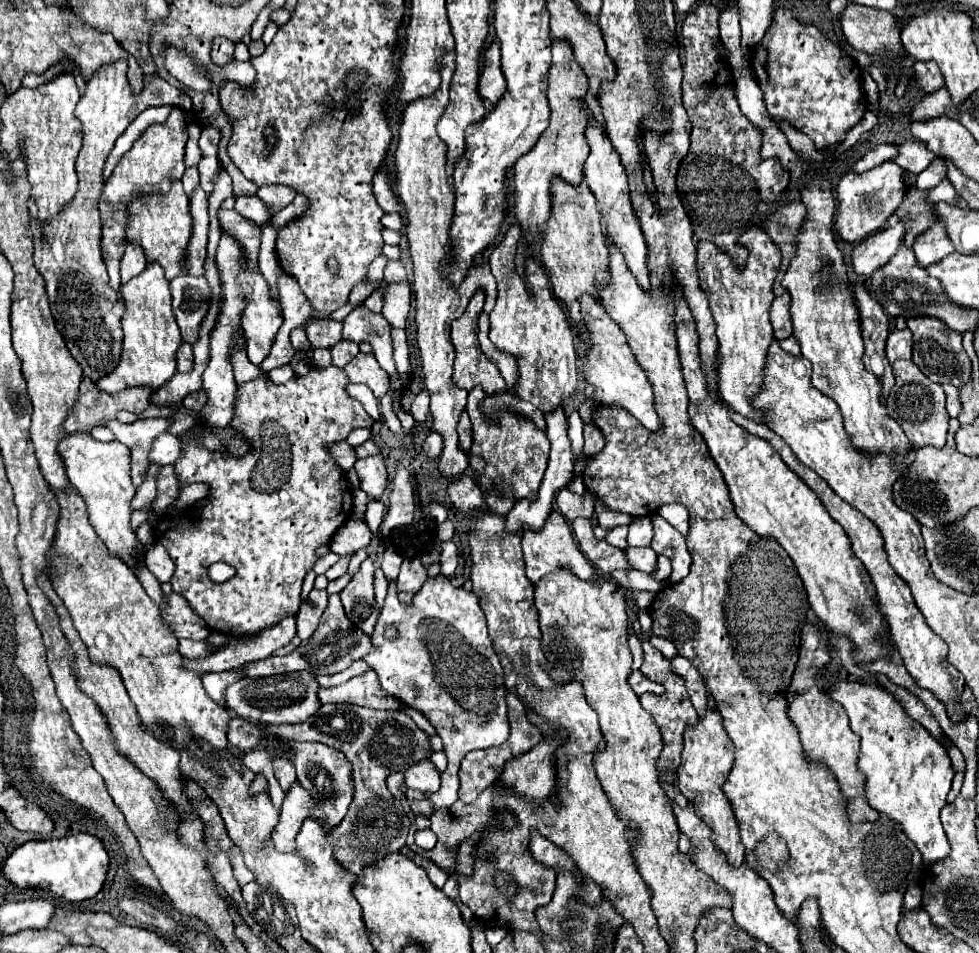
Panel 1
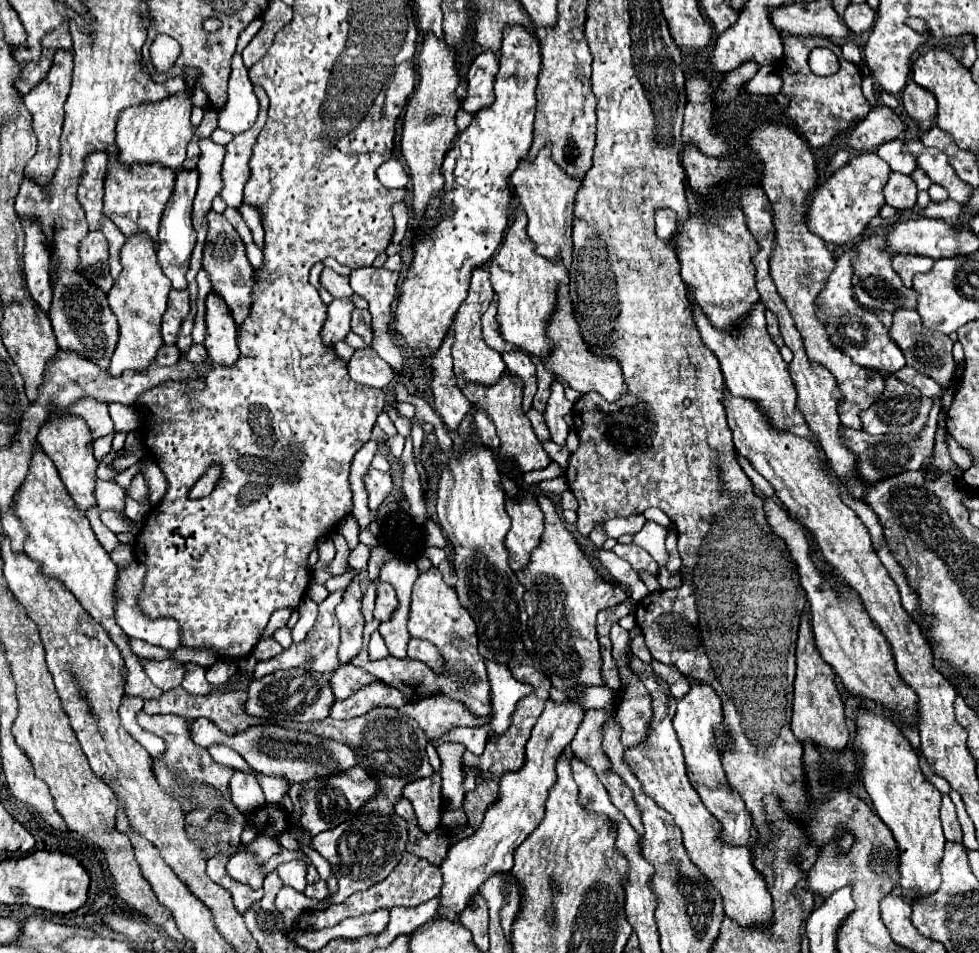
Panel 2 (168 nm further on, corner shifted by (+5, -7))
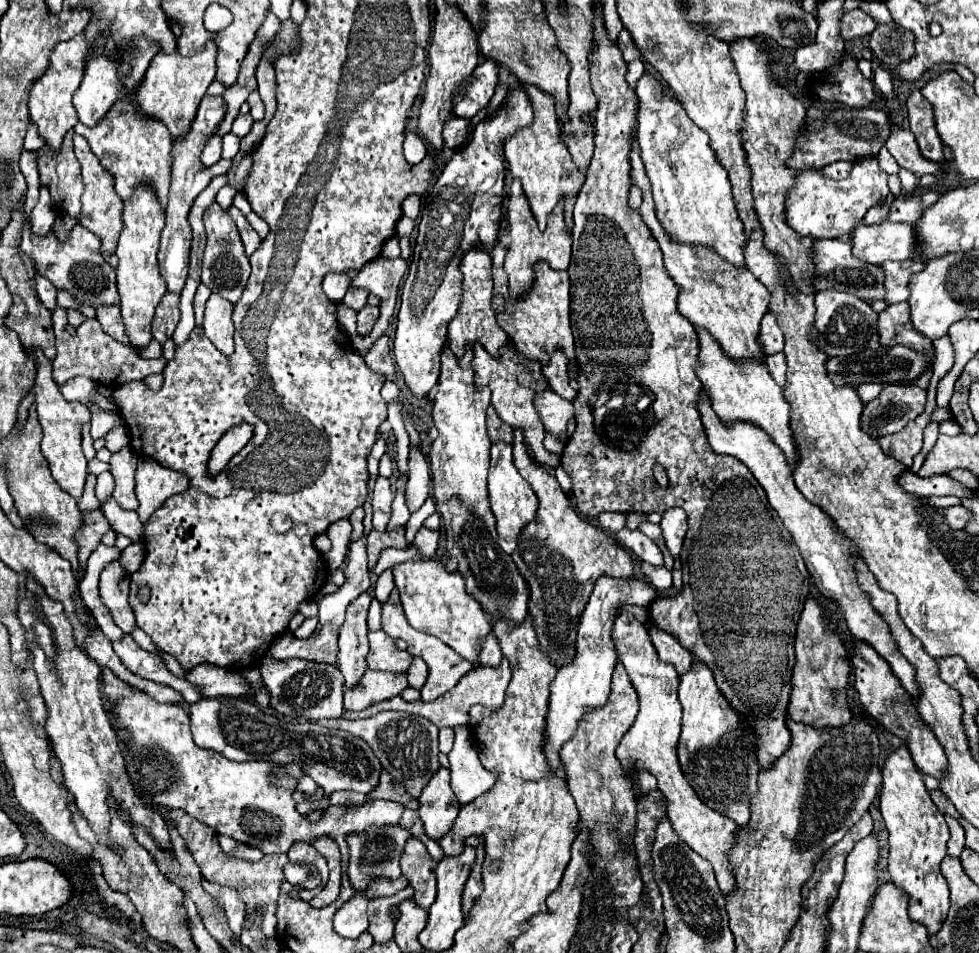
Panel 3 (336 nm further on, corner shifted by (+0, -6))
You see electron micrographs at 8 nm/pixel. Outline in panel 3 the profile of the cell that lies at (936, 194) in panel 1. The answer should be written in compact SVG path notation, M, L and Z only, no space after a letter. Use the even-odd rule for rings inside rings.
M817 239L813 245L813 257L817 267L817 291L821 289L839 289L847 291L851 295L857 295L863 301L875 301L885 299L885 273L881 271L881 265L863 263L861 259L853 259L853 245L851 241L841 239Z

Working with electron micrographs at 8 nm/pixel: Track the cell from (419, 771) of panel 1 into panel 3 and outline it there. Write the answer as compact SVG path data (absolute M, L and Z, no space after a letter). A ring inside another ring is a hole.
M439 767L419 797L419 815L425 825L425 833L431 839L441 839L459 815L459 807L461 805L449 787L449 771Z

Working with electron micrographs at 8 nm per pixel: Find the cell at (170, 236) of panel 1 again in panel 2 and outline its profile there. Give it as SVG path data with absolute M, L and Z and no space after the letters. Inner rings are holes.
M108 146L108 172L104 180L104 214L126 234L146 232L156 240L156 232L160 226L160 216L164 212L164 204L168 196L172 196L172 184L176 172L160 162L150 164L122 164L118 160L118 146Z

